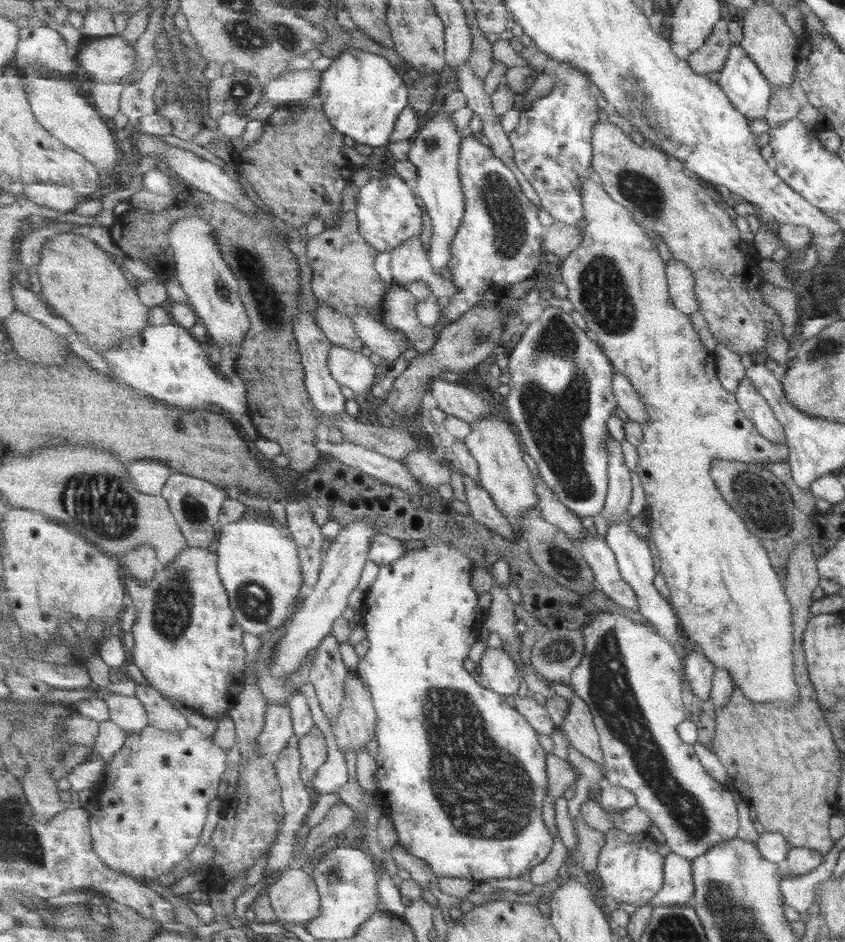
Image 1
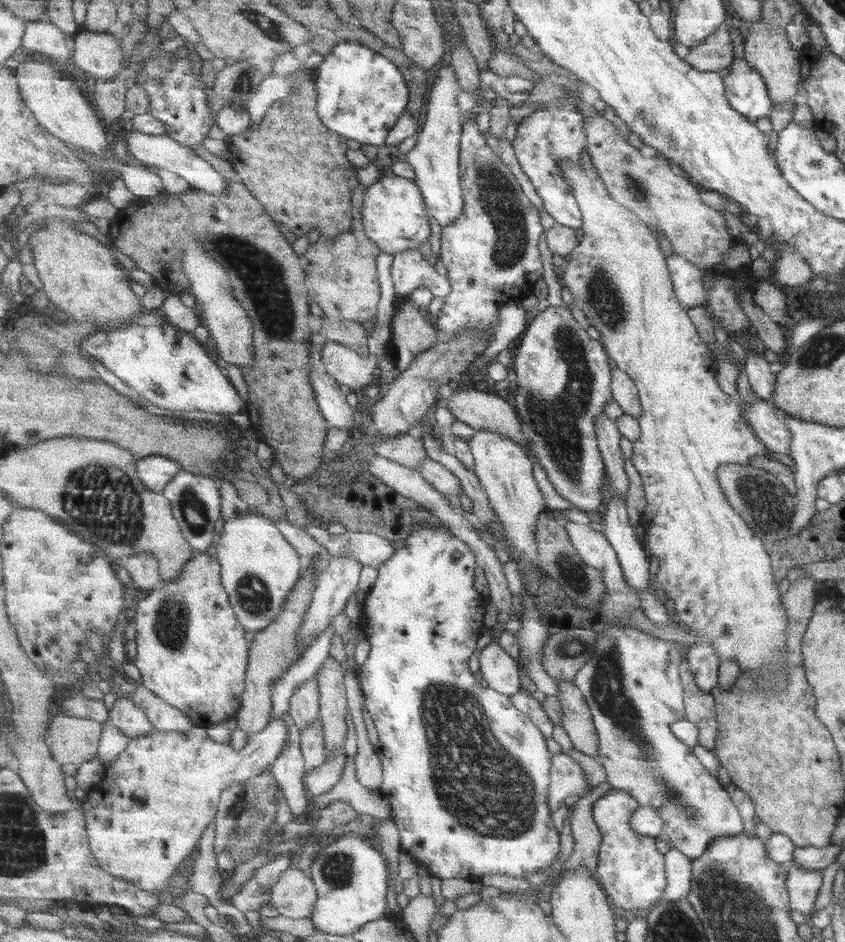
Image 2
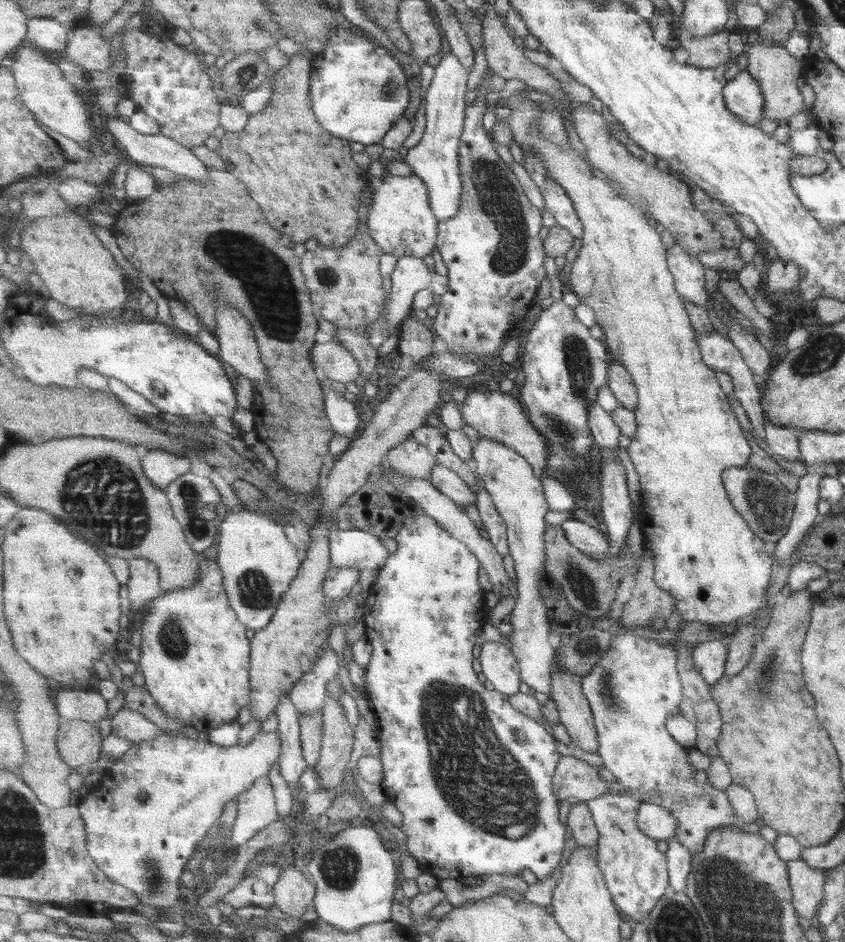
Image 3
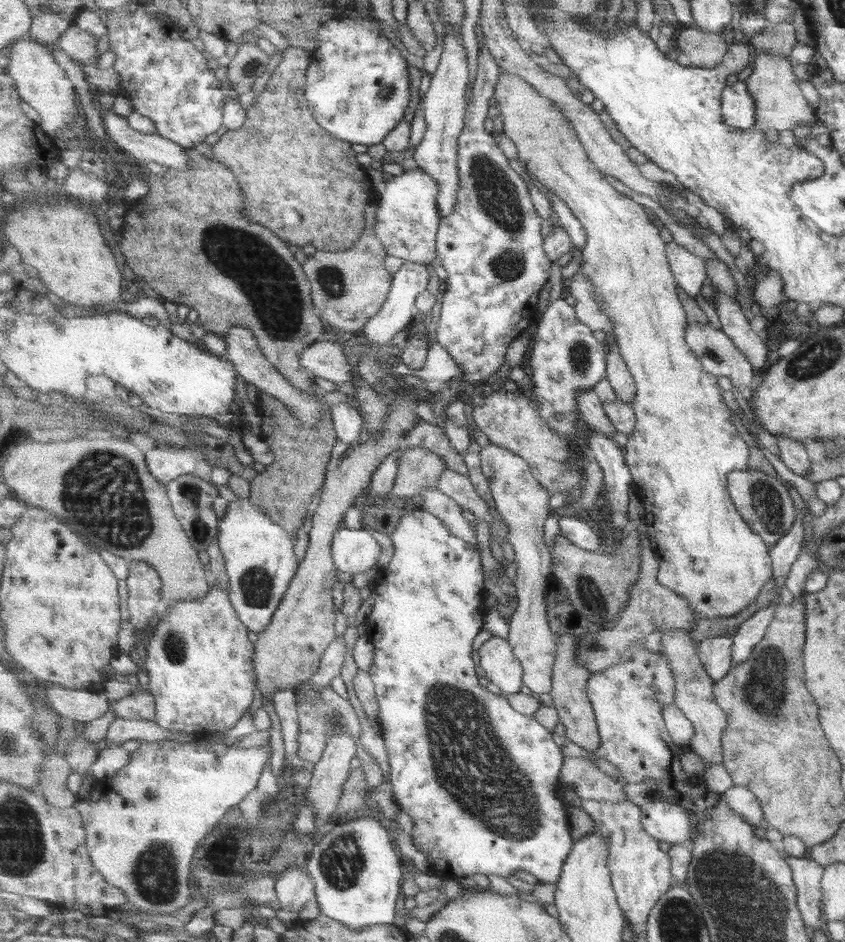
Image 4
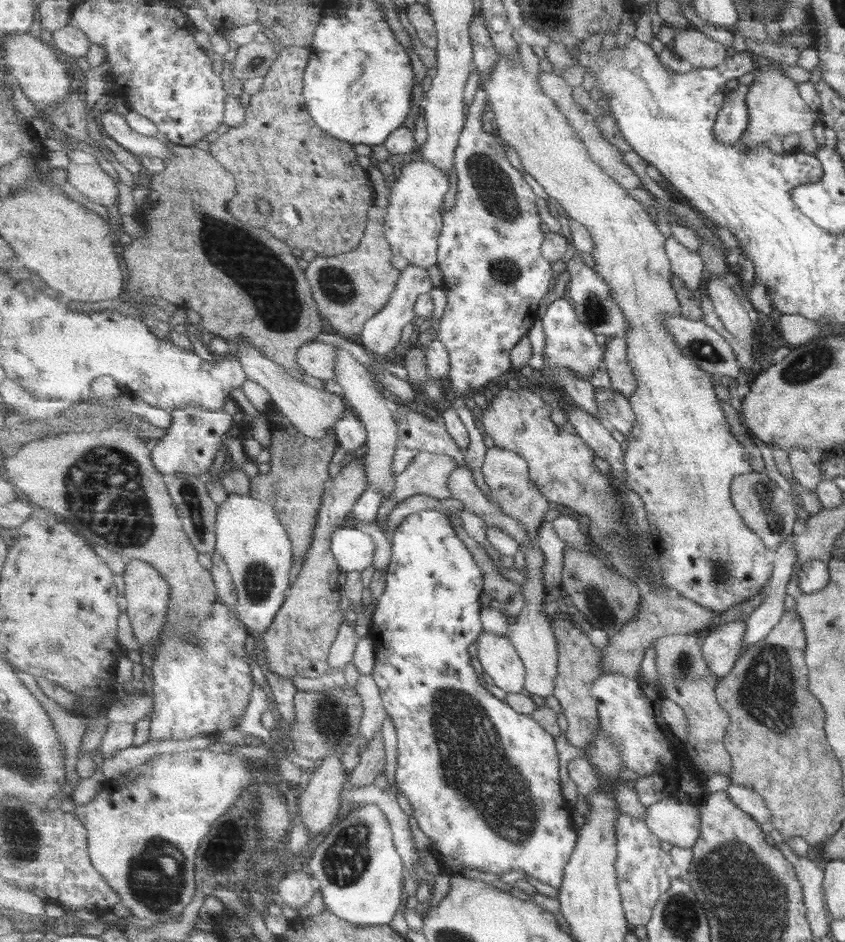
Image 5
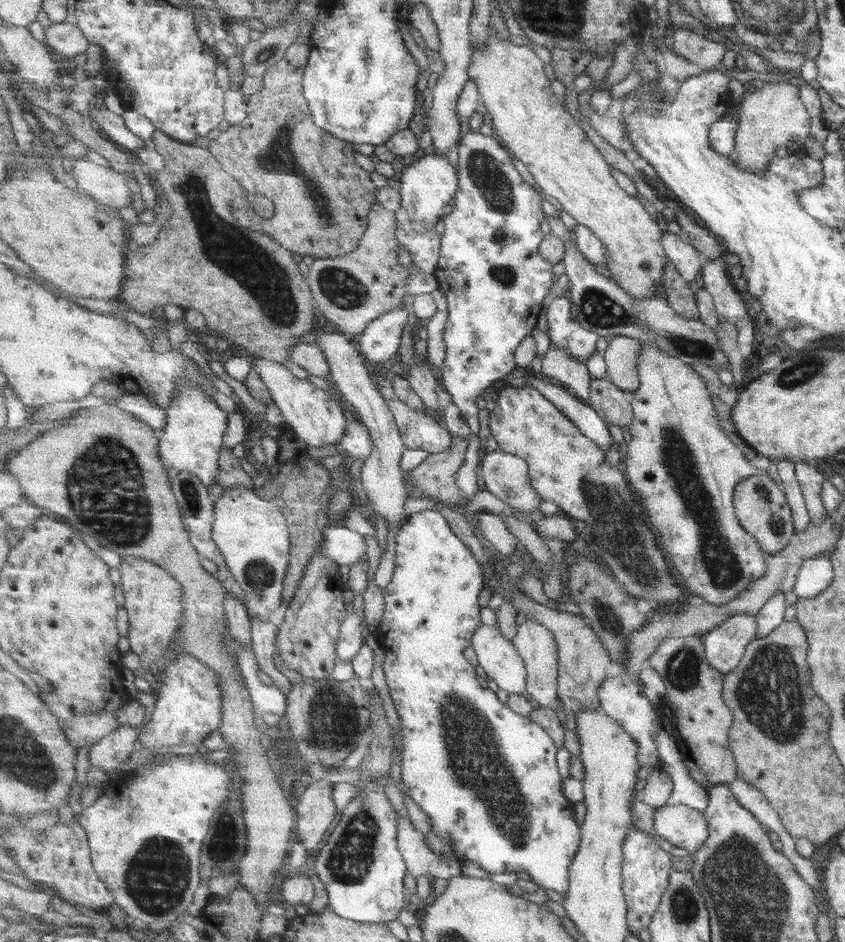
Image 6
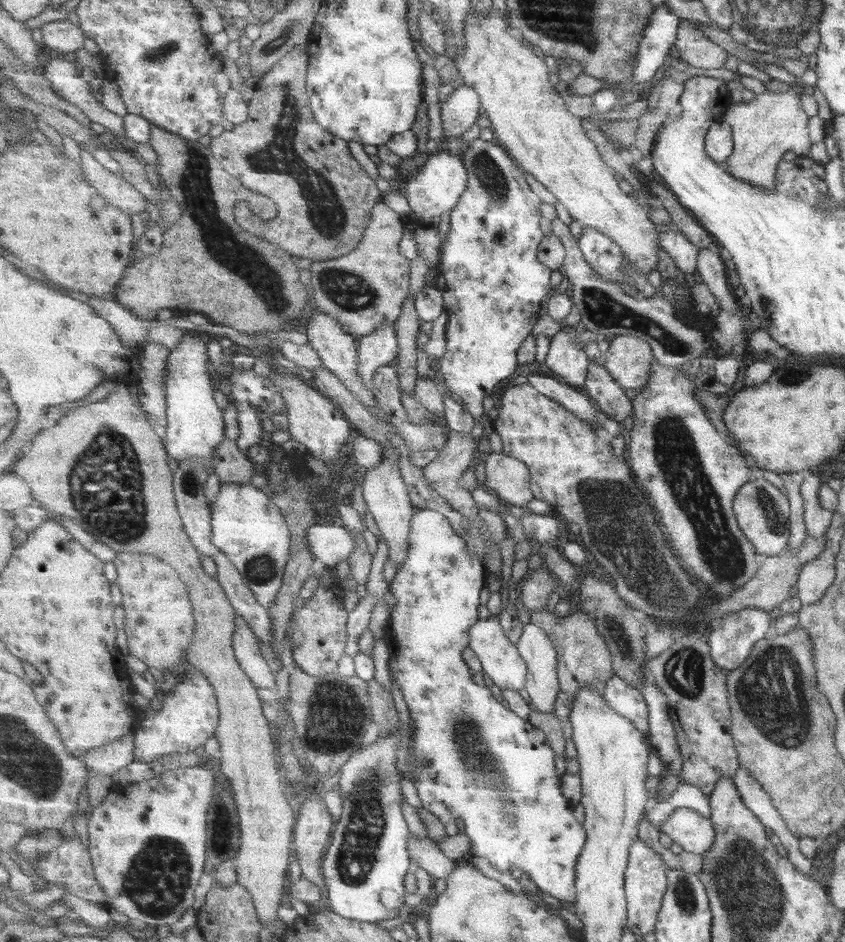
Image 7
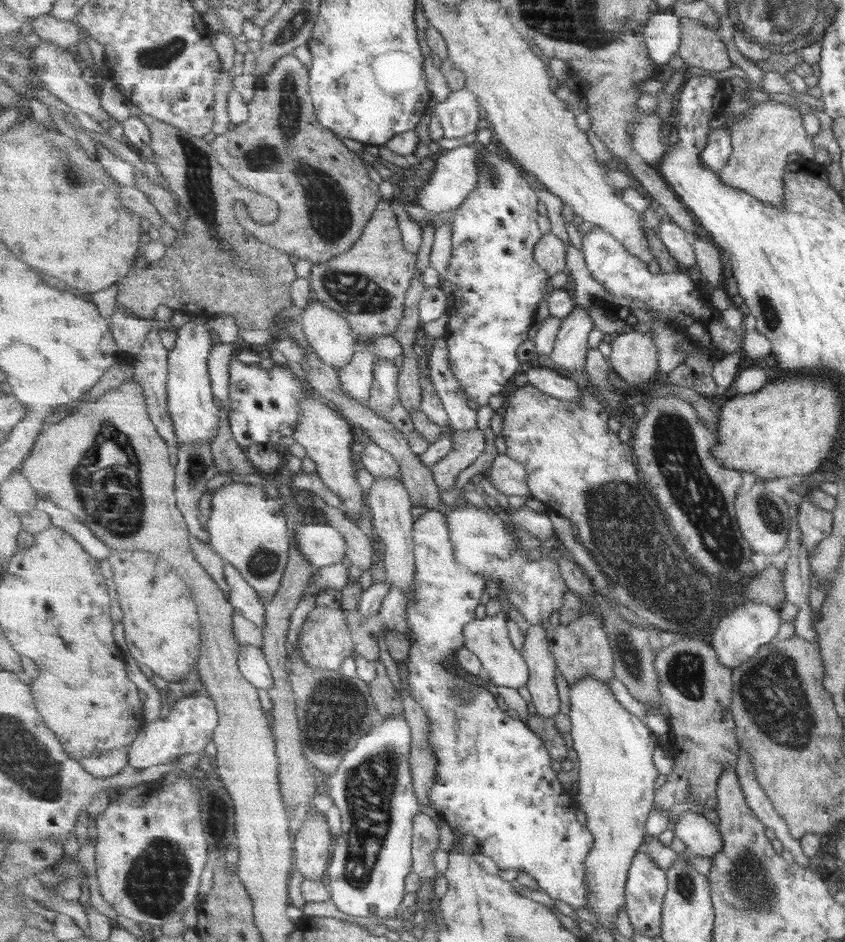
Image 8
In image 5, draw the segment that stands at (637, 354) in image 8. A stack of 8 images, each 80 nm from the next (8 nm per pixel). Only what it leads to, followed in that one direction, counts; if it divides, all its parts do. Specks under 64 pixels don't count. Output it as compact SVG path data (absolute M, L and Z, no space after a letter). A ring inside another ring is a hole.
M615 337L606 346L606 369L612 380L612 386L623 396L630 398L638 390L638 380L628 356L628 344L625 337Z

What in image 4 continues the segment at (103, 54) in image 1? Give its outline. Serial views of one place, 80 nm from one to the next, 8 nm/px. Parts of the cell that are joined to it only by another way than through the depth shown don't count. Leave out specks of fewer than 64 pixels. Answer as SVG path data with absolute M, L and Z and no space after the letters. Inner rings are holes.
M72 23L57 42L71 59L80 65L97 64L97 38L79 25Z

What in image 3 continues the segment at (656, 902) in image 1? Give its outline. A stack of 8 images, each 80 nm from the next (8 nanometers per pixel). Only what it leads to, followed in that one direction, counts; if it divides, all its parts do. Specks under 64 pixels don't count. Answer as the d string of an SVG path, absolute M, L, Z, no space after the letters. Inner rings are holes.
M676 838L666 840L667 872L669 885L673 891L685 893L689 884L689 874L693 870L692 852Z

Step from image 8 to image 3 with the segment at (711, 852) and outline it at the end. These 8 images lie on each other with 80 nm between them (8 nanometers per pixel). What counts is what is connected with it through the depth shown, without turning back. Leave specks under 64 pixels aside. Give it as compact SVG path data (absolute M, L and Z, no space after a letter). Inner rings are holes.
M659 804L640 805L638 825L647 836L664 841L676 838L678 824L677 817L671 814L669 808Z

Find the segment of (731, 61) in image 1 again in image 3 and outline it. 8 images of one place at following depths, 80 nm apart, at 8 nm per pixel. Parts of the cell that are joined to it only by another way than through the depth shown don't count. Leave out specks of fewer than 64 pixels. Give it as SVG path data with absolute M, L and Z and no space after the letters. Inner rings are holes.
M739 71L722 88L722 96L727 99L727 108L745 124L759 126L763 118L763 97L757 81L747 72Z

